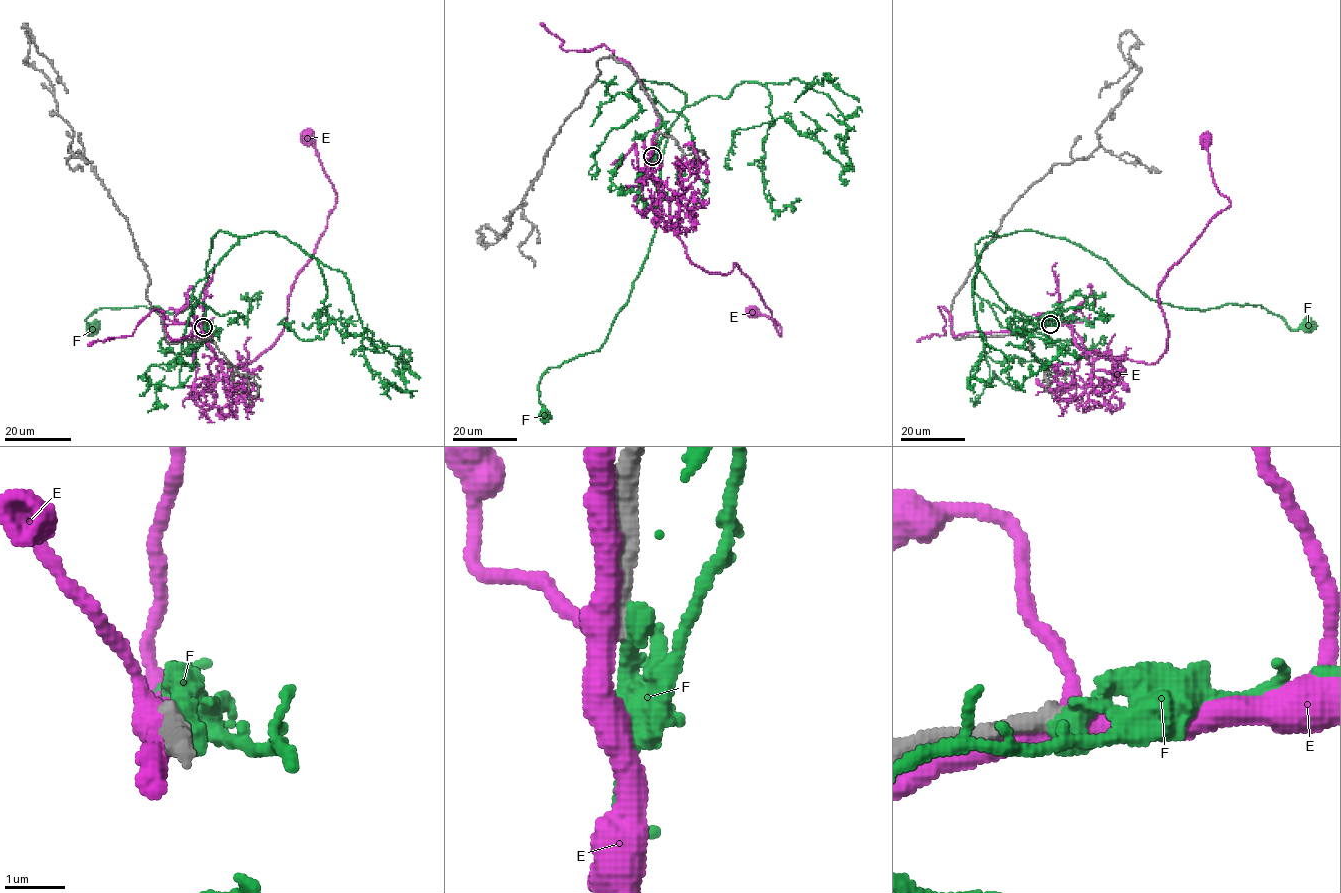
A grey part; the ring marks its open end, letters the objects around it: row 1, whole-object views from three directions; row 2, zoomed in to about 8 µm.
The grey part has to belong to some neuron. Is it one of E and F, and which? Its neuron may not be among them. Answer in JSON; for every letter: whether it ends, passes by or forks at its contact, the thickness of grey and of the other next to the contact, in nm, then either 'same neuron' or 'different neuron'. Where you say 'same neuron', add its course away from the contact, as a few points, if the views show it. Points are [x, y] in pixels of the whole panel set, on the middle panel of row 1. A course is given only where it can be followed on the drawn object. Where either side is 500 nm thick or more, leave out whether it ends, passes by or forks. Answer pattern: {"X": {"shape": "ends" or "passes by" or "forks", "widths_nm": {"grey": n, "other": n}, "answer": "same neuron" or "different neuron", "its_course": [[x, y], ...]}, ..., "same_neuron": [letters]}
{"E": {"shape": "passes by", "widths_nm": {"grey": 420, "other": 400}, "answer": "different neuron"}, "F": {"shape": "ends", "widths_nm": {"grey": 320, "other": 480}, "answer": "different neuron"}, "same_neuron": []}

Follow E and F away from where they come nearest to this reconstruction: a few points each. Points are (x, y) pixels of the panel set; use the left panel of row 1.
E: (203, 328), (215, 357), (239, 368), (262, 354), (282, 329), (291, 286), (336, 204), (318, 152), (306, 139)
F: (203, 328), (218, 333), (194, 286), (238, 243), (222, 230), (194, 305), (97, 308), (91, 329)

